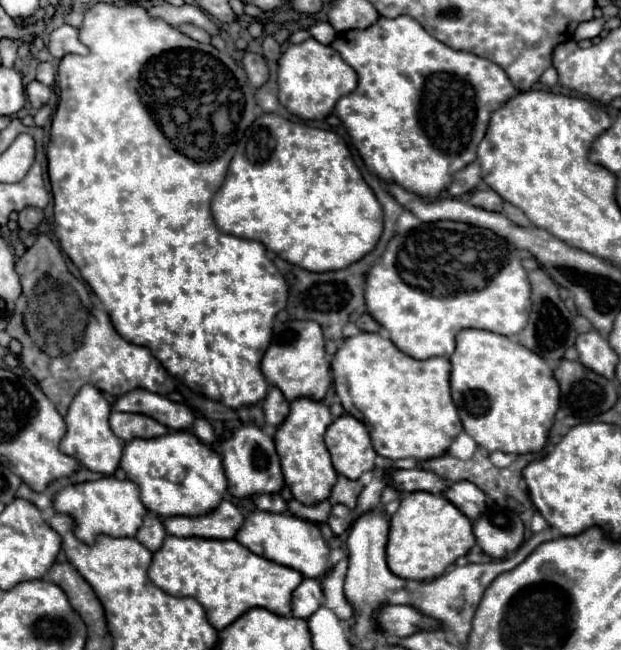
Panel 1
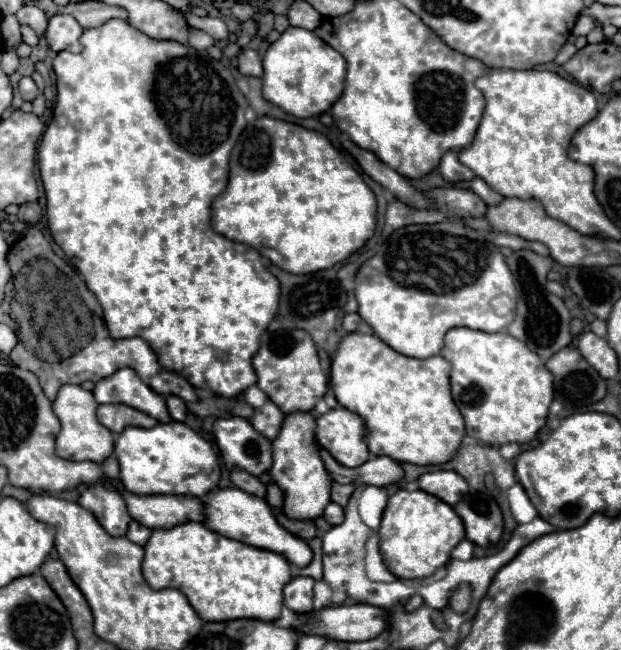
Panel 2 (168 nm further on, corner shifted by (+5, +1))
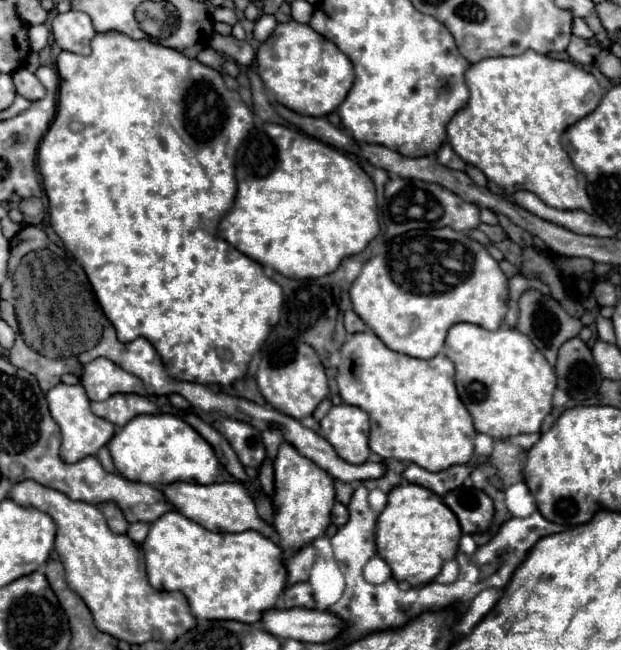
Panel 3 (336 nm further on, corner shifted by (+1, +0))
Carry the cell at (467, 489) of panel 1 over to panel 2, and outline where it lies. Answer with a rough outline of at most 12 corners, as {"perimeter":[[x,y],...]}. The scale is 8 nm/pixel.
{"perimeter":[[450,470],[418,478],[420,490],[454,506],[468,482]]}

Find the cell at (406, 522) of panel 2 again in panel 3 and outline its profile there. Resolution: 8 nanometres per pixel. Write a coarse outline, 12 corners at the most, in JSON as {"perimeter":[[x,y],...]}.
{"perimeter":[[398,485],[376,523],[396,581],[430,583],[462,529],[430,489]]}

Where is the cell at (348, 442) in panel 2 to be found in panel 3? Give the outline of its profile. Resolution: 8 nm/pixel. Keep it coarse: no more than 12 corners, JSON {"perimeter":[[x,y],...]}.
{"perimeter":[[332,405],[320,431],[348,463],[368,459],[370,417]]}

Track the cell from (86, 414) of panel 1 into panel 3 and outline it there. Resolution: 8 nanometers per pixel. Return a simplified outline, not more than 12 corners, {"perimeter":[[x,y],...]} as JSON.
{"perimeter":[[82,385],[46,393],[62,431],[60,455],[76,463],[112,439],[116,427],[90,411]]}

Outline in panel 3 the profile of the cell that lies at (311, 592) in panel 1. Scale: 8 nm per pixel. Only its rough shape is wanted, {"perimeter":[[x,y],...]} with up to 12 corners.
{"perimeter":[[294,583],[284,589],[286,607],[314,609],[312,587]]}

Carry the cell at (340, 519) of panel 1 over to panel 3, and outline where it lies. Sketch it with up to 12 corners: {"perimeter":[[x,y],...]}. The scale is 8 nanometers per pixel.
{"perimeter":[[342,503],[332,507],[332,523],[340,527],[348,521],[348,509]]}

